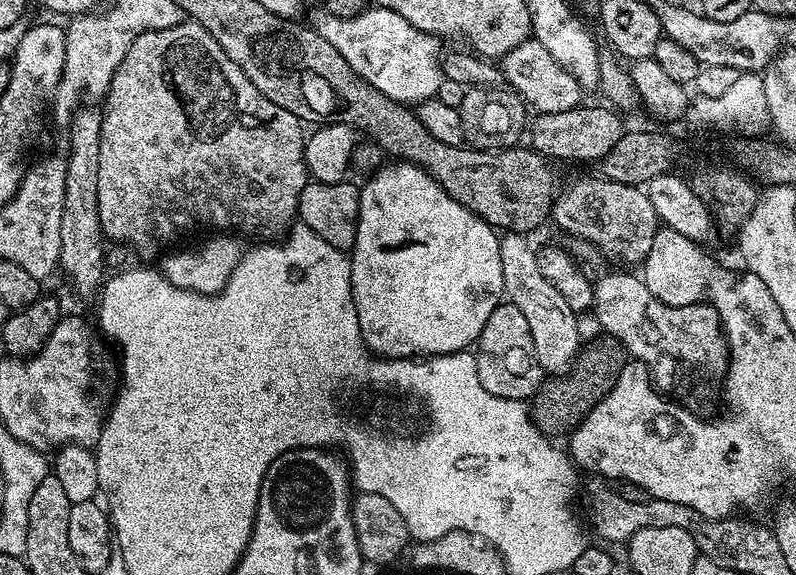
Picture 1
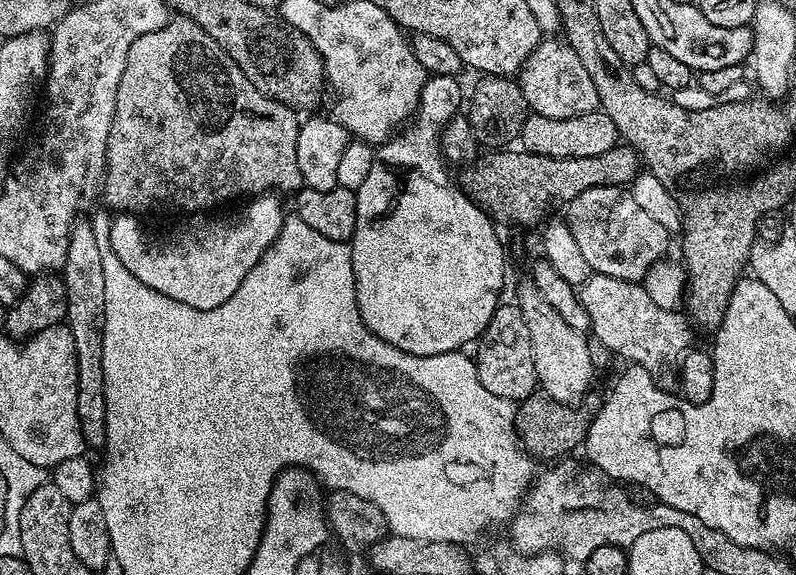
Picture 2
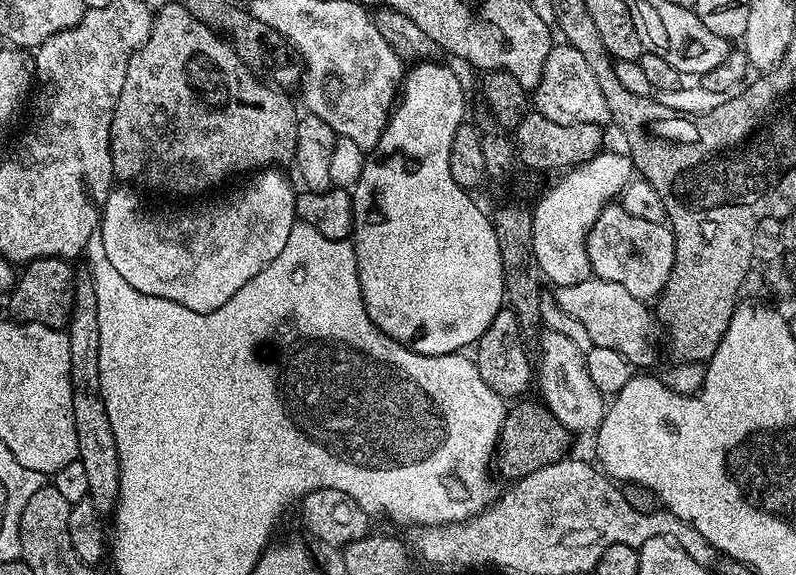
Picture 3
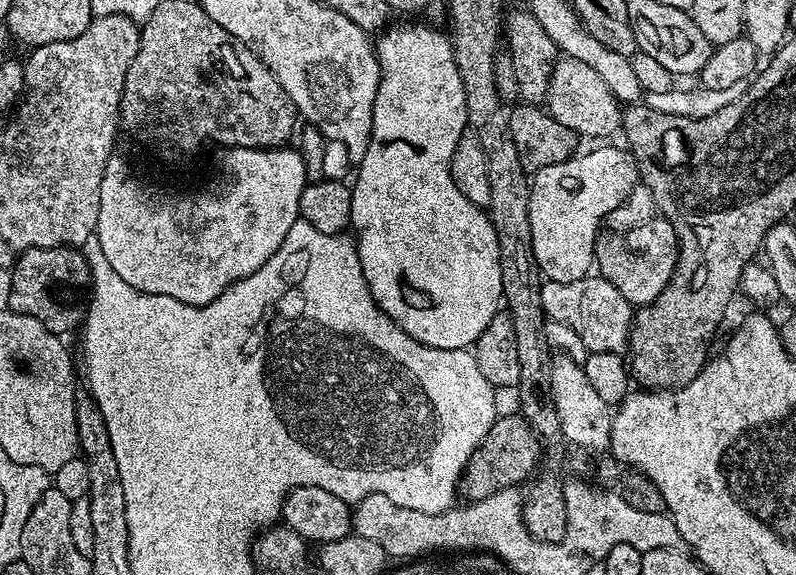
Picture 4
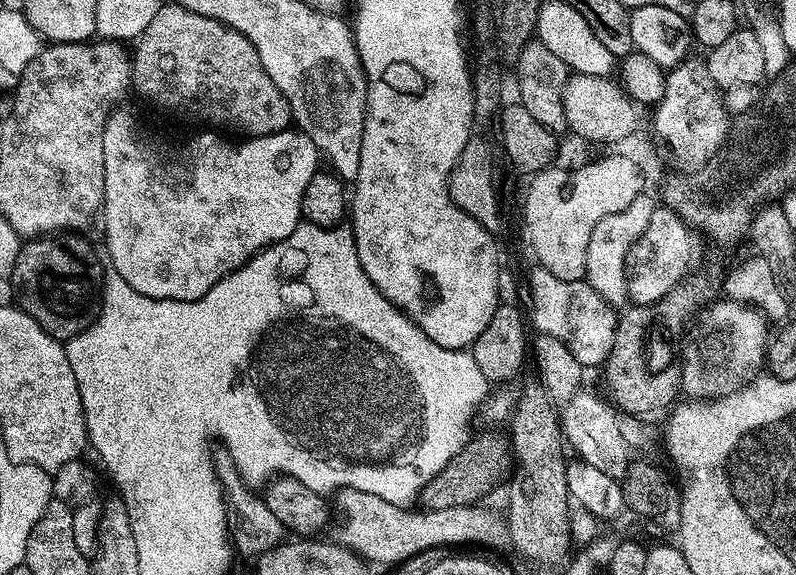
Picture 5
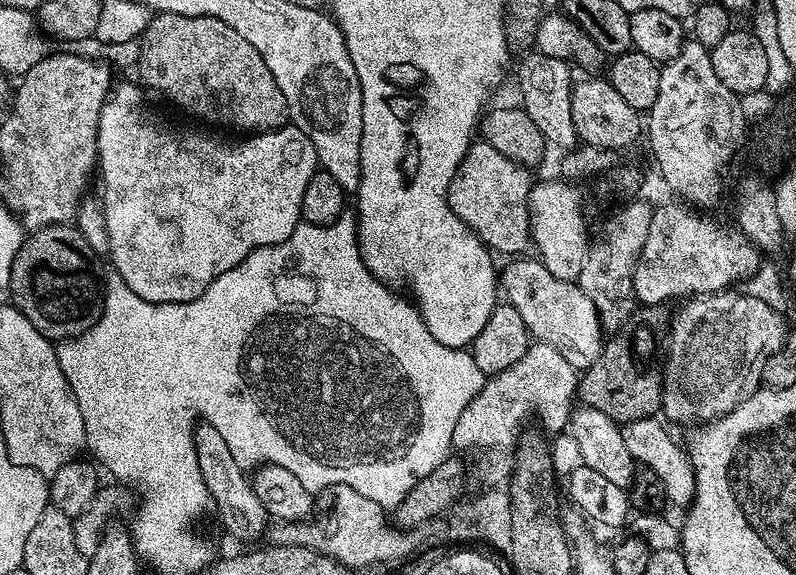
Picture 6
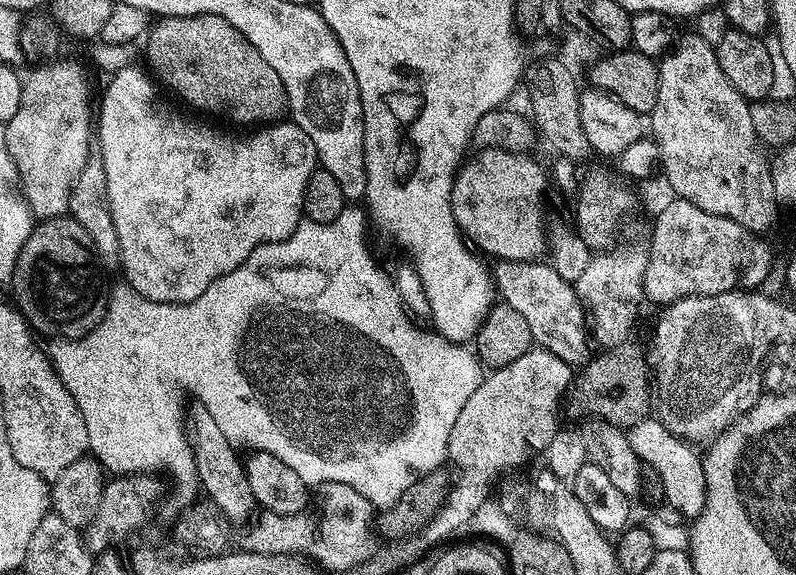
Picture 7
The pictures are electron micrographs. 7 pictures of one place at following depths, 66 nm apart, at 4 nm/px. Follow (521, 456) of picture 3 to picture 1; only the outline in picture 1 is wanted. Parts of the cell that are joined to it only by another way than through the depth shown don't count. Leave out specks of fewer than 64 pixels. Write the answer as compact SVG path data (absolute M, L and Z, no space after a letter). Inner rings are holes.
M600 336L587 343L577 353L567 376L550 376L540 385L529 405L532 420L547 436L571 431L614 388L627 363L628 354L620 341L609 336Z

